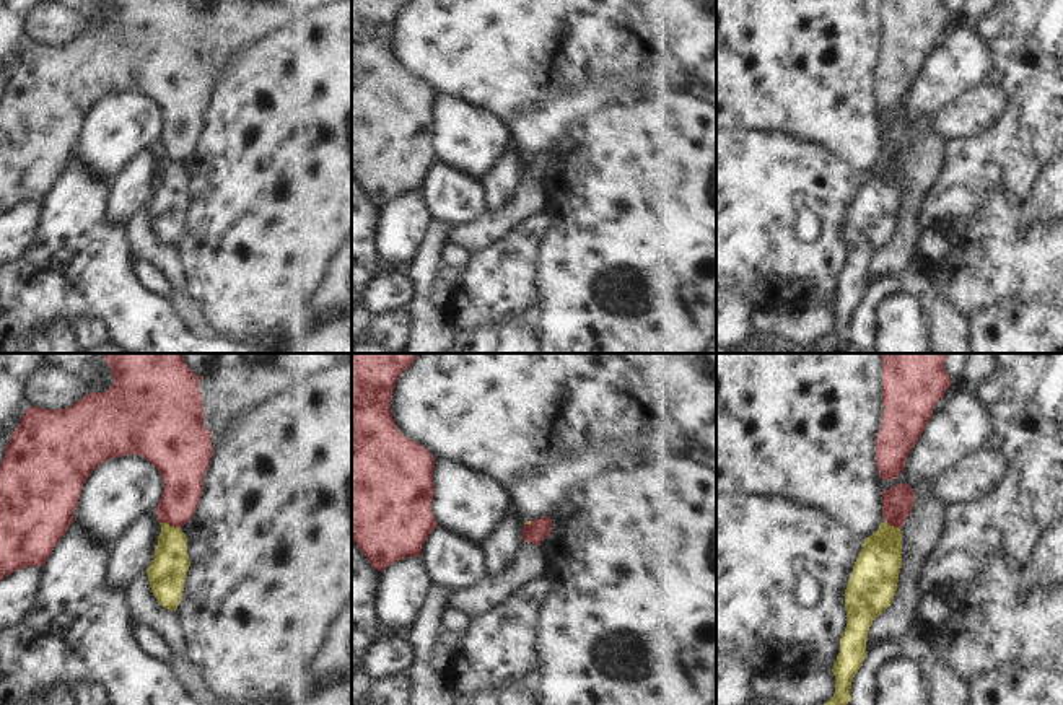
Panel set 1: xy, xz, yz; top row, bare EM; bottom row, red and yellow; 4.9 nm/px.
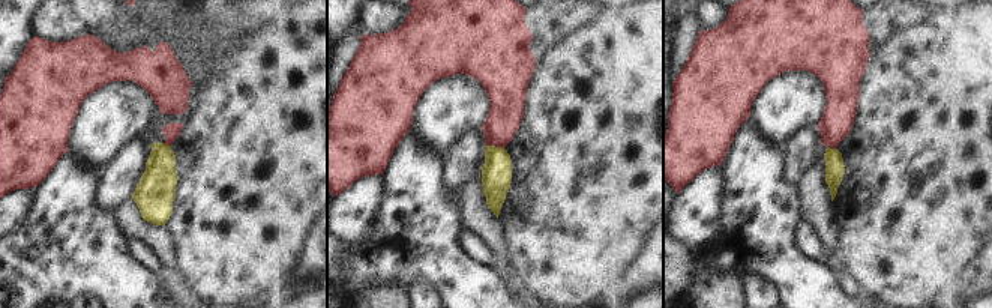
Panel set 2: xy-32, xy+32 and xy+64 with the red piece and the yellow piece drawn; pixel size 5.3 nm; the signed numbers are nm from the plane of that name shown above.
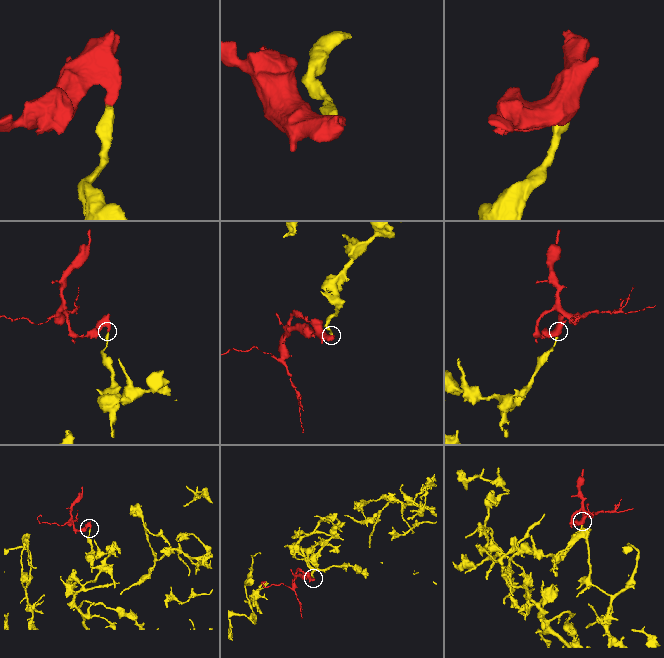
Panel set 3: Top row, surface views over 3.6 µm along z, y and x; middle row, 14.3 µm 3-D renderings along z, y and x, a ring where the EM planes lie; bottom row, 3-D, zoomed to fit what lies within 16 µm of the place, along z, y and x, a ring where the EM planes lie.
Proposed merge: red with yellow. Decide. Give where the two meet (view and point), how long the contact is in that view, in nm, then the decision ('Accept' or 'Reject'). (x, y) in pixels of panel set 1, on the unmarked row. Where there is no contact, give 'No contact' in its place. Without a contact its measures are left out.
Touches red at xy (170, 160). Shared border 110 nm. Reject

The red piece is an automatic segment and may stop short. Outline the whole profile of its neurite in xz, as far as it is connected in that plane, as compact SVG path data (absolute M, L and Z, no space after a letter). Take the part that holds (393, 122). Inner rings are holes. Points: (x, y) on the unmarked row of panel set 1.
M352 0L352 176L378 207L400 194L418 192L428 169L438 161L431 147L435 93L399 67L391 46L396 16L409 2Z

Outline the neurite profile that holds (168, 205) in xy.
M168 158L160 160L158 181L147 210L158 238L168 246L176 247L190 202L187 173L181 163L169 161Z

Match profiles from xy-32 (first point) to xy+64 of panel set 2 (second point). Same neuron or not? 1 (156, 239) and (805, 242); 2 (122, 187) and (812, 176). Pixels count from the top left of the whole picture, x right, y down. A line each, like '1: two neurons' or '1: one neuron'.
1: two neurons
2: two neurons

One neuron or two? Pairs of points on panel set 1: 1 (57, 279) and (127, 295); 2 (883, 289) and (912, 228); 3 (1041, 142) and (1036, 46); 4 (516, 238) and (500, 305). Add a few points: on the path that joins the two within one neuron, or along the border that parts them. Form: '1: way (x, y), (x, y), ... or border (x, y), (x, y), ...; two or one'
1: way (75, 290), (109, 292); one
2: border (897, 274), (888, 279), (876, 279), (868, 287); two
3: way (1041, 118), (1041, 70); one
4: way (515, 254), (500, 279), (500, 289); one

